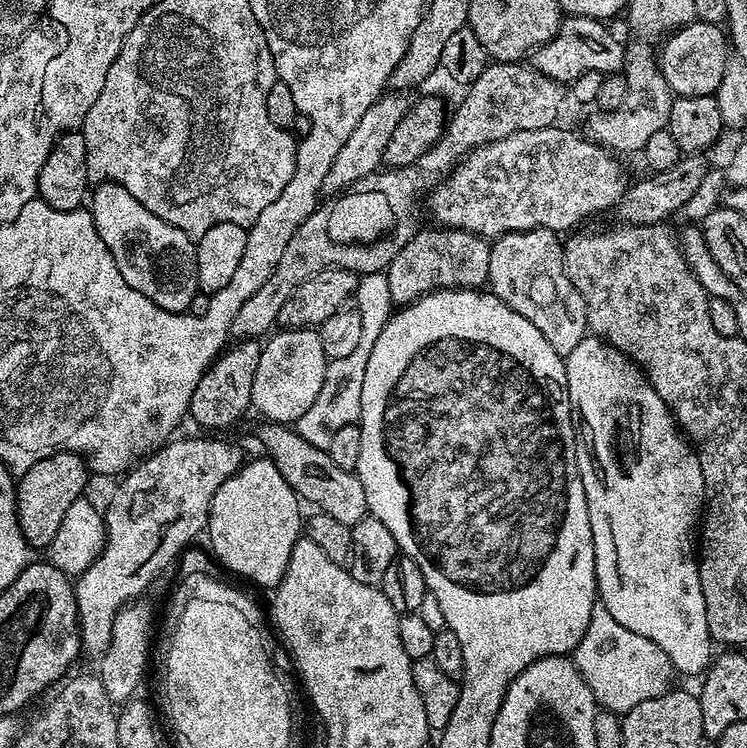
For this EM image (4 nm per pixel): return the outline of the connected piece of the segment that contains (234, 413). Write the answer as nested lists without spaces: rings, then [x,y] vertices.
[[[241,340],[225,347],[192,395],[191,419],[196,419],[204,428],[228,428],[244,416],[244,411],[251,409],[251,390],[254,387],[254,374],[257,373],[259,356],[262,349],[260,340]]]

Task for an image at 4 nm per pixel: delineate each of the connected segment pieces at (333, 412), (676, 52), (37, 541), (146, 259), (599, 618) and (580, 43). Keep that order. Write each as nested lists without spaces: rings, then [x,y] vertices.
[[[387,271],[363,273],[356,284],[354,303],[358,312],[362,314],[362,338],[358,346],[350,354],[346,354],[346,358],[327,361],[325,378],[317,398],[294,423],[297,434],[306,438],[310,446],[318,446],[325,450],[330,446],[330,438],[334,438],[337,430],[342,430],[342,426],[357,423],[362,414],[359,393],[362,390],[362,382],[366,379],[366,362],[370,362],[370,350],[374,350],[378,334],[382,334],[389,316],[394,311]]]
[[[693,20],[684,28],[678,28],[667,37],[668,40],[659,45],[658,59],[660,69],[676,96],[715,96],[718,82],[722,82],[722,74],[726,74],[726,66],[730,59],[730,40],[720,24],[708,24],[705,20]]]
[[[59,452],[50,458],[42,458],[42,462],[34,462],[30,470],[22,473],[16,480],[16,513],[18,526],[22,526],[22,534],[33,550],[48,549],[57,537],[58,526],[76,499],[83,497],[88,484],[89,469],[79,452]]]
[[[105,182],[95,185],[90,192],[90,204],[91,200],[90,211],[94,218],[94,226],[102,242],[106,242],[106,250],[110,250],[114,262],[118,262],[122,278],[126,278],[126,282],[134,290],[138,290],[138,294],[146,294],[150,302],[162,306],[162,310],[189,311],[193,307],[192,299],[198,296],[196,246],[193,237],[182,234],[182,230],[162,222],[158,214],[150,214],[150,210],[146,210],[146,206],[142,206],[142,202],[138,202],[138,198],[134,198],[134,194],[130,194],[130,190],[126,190],[120,184]]]
[[[601,603],[590,618],[590,626],[586,626],[586,634],[578,642],[574,663],[590,686],[597,705],[617,714],[629,712],[638,706],[638,702],[646,702],[646,698],[669,691],[671,684],[668,683],[674,677],[668,655],[654,646],[650,638],[642,638],[642,634],[634,634],[634,630],[627,631],[626,626],[621,626]]]
[[[568,16],[561,19],[558,34],[550,38],[548,44],[531,53],[530,64],[545,80],[557,80],[565,86],[571,86],[582,74],[600,71],[605,74],[616,74],[624,67],[625,45],[608,29],[603,20],[589,16]]]

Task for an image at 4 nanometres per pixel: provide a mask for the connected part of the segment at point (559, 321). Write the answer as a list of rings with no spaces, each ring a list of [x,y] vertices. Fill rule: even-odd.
[[[549,228],[529,232],[511,232],[491,241],[490,274],[487,287],[510,310],[522,314],[526,322],[534,322],[557,354],[567,357],[590,329],[582,294],[570,282],[564,267],[564,245],[561,237]]]

